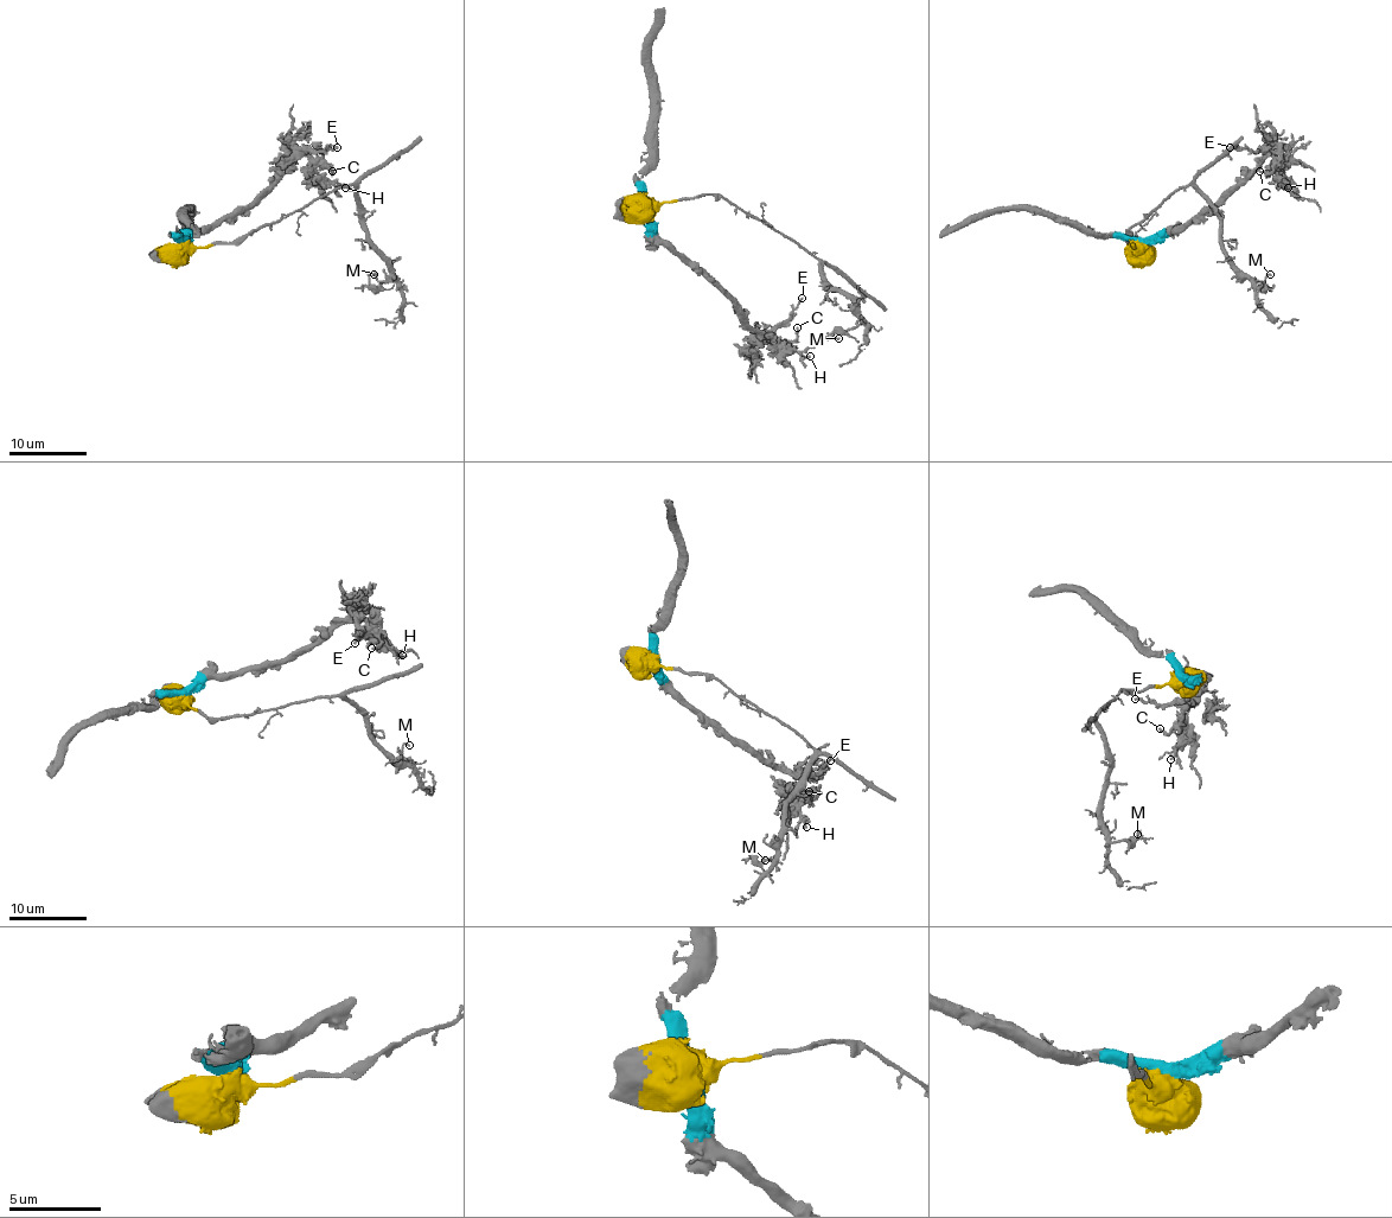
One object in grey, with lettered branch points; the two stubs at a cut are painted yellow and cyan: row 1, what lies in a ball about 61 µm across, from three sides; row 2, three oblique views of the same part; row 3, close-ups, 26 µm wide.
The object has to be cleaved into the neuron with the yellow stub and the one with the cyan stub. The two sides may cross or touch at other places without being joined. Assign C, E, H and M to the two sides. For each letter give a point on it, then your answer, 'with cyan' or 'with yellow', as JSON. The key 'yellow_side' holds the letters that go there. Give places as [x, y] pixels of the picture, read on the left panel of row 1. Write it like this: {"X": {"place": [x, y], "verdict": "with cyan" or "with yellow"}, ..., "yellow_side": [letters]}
{"C": {"place": [332, 171], "verdict": "with cyan"}, "E": {"place": [337, 147], "verdict": "with cyan"}, "H": {"place": [345, 187], "verdict": "with cyan"}, "M": {"place": [374, 274], "verdict": "with yellow"}, "yellow_side": ["M"]}

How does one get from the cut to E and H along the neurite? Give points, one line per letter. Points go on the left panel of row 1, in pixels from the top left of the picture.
E: (185, 241), (192, 231), (208, 231), (223, 219), (234, 219), (301, 152), (338, 146)
H: (185, 241), (192, 231), (208, 231), (223, 219), (234, 219), (289, 161), (302, 157), (329, 179), (345, 187)

